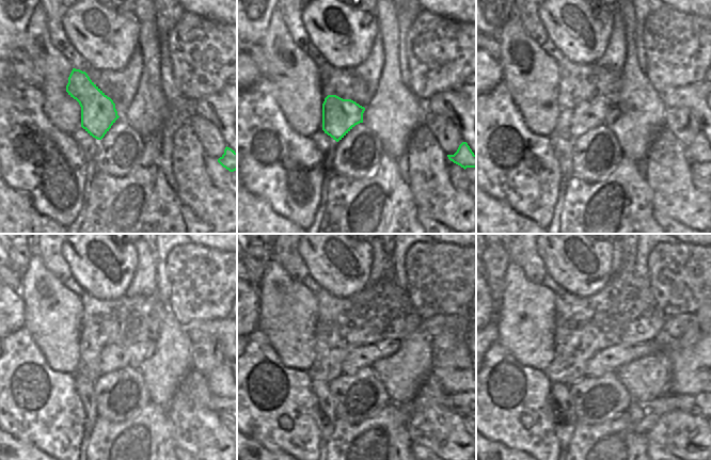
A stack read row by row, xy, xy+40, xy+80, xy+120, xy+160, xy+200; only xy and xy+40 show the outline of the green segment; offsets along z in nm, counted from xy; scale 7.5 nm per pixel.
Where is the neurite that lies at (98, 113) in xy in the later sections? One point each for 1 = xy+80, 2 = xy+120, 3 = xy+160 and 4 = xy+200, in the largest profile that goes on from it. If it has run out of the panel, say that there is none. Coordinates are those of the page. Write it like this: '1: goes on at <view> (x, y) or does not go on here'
1: goes on at xy+80 (588, 114)
2: goes on at xy+120 (113, 358)
3: goes on at xy+160 (366, 355)
4: goes on at xy+200 (693, 367)

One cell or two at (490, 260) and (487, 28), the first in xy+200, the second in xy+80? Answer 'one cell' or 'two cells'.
two cells

